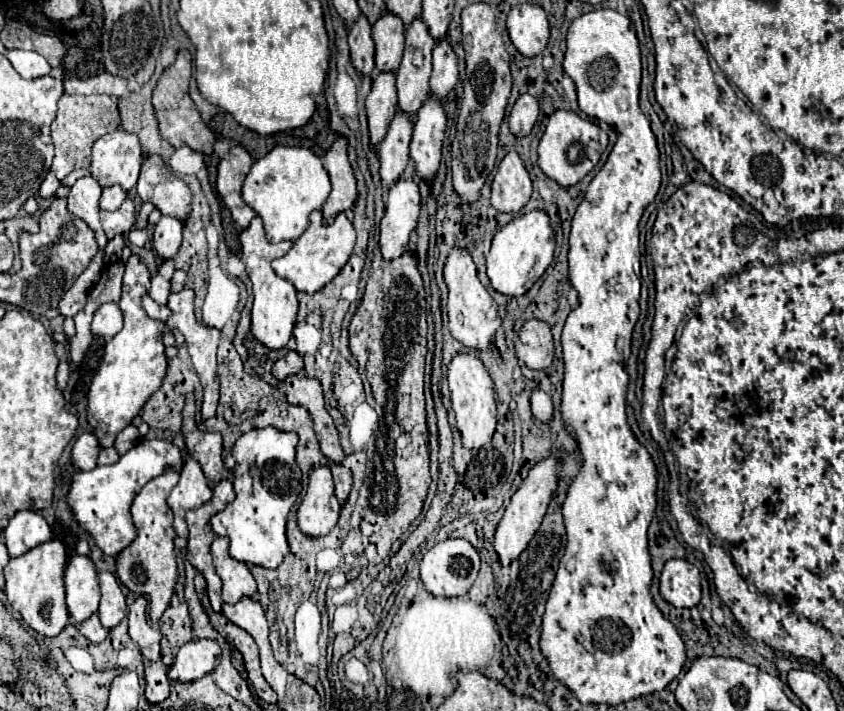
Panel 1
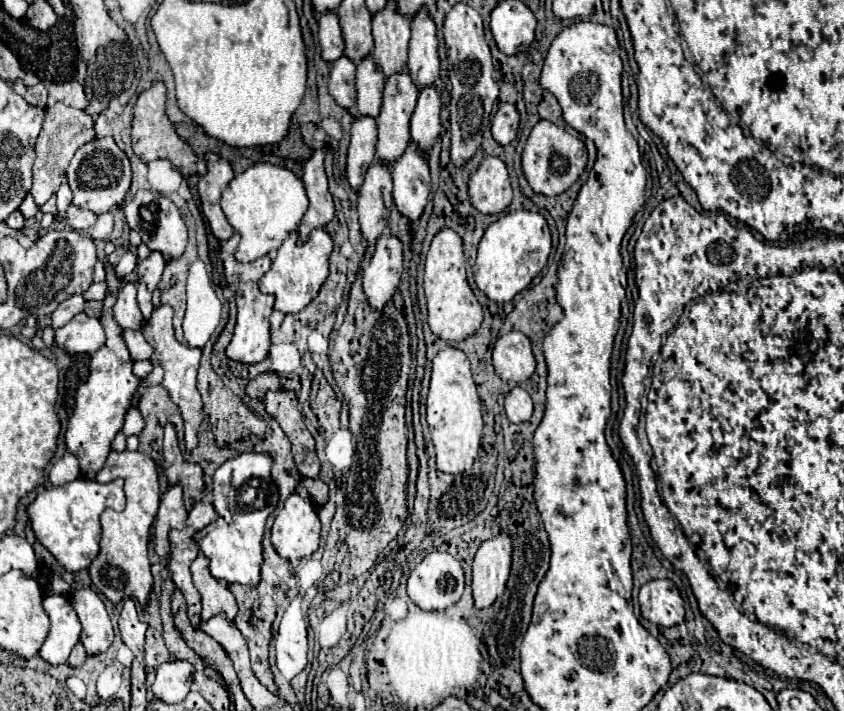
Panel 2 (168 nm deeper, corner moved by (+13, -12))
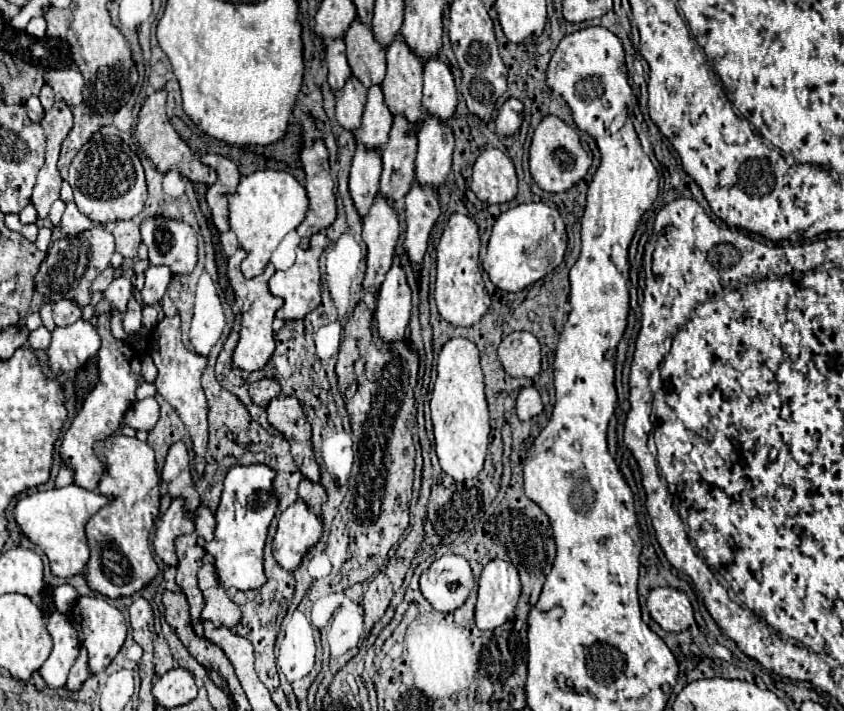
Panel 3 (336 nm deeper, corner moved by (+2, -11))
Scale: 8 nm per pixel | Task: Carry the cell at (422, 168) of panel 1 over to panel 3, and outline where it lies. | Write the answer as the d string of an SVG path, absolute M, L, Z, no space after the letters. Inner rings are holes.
M413 185L405 197L405 203L407 203L407 233L403 247L411 267L417 267L423 263L429 233L439 217L439 201L437 193L431 193L431 189L423 189L423 185Z

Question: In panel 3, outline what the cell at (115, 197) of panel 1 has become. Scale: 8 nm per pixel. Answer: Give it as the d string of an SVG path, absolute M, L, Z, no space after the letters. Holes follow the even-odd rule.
M67 203L67 209L65 209L61 223L59 223L61 233L63 235L79 235L81 231L91 229L91 227L95 227L95 223L89 217L85 217L83 213L79 213L75 203Z

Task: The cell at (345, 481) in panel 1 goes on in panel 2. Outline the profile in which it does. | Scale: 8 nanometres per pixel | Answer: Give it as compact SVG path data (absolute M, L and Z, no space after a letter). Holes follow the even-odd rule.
M304 478L302 484L306 486L308 494L312 496L312 500L318 506L324 506L328 502L328 484L326 482L322 482L320 478Z

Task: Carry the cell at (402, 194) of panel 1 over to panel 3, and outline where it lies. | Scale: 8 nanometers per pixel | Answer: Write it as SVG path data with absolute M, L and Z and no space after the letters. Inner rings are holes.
M393 263L389 269L375 305L377 335L385 345L403 341L411 313L411 289L405 281L403 267Z

